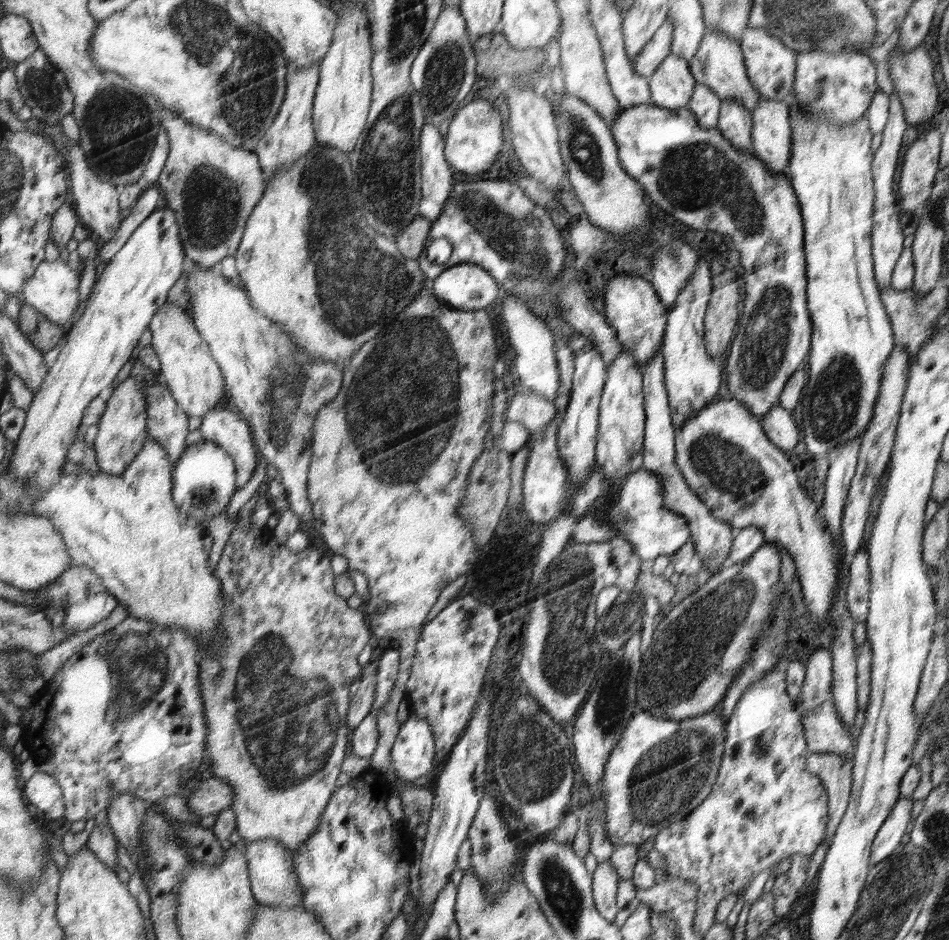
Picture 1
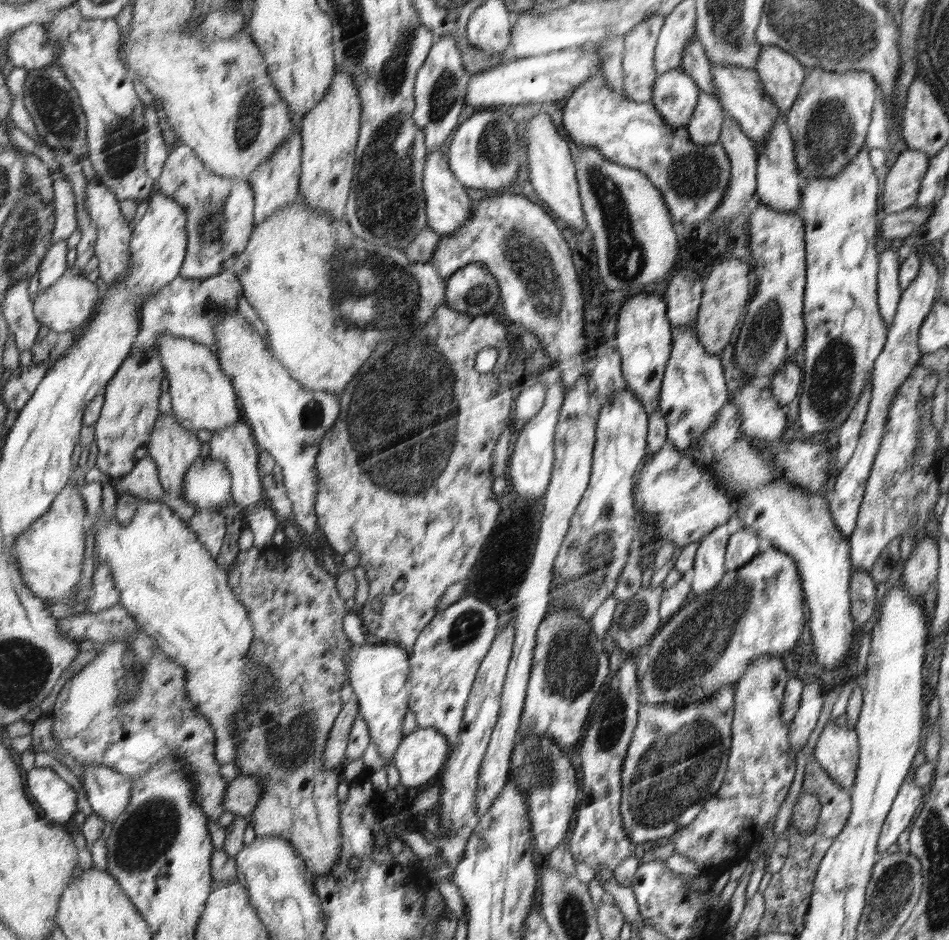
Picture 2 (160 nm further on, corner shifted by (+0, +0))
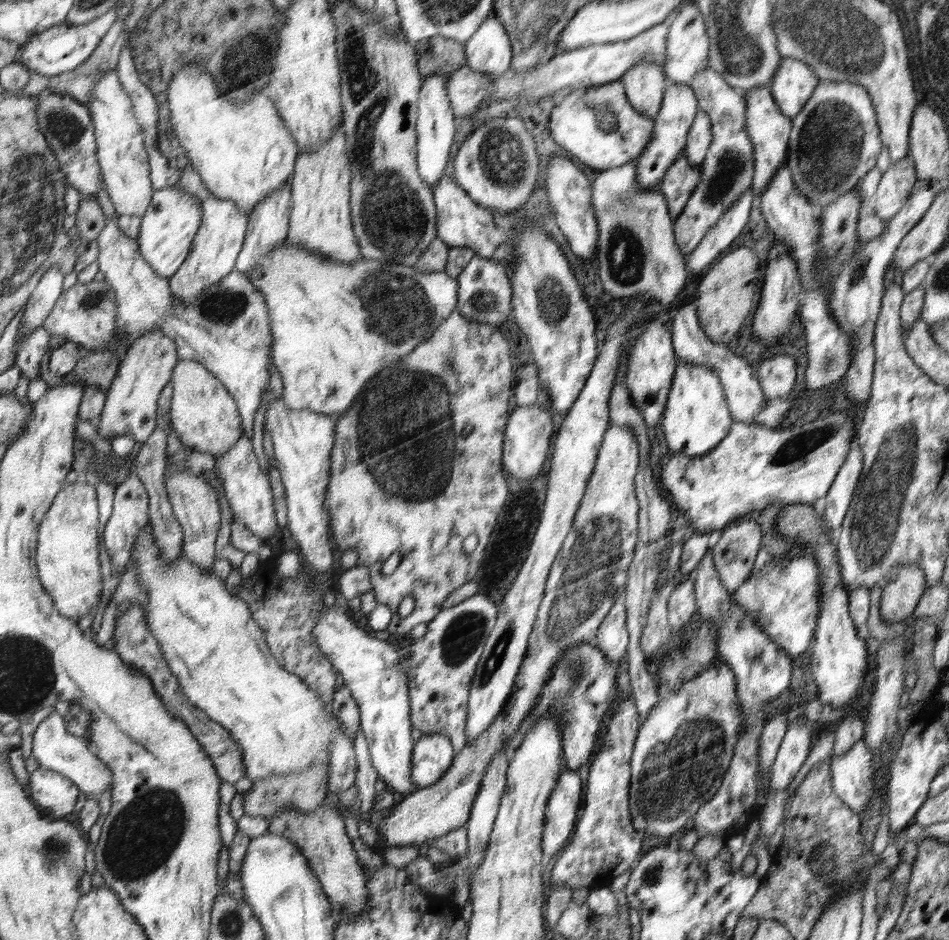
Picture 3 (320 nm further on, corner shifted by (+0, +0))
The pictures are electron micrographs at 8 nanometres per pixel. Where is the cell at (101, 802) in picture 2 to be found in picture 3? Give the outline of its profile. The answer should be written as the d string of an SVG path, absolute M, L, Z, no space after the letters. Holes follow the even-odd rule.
M54 711L43 719L37 726L33 734L32 756L42 767L58 772L73 780L77 787L86 794L87 800L99 800L102 794L112 790L113 772L107 763L104 763L99 756L94 753L85 738L74 736L68 731L65 718Z

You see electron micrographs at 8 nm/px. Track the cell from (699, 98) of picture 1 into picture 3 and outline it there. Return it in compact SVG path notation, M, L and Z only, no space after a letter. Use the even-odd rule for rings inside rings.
M699 110L687 134L684 153L692 166L701 166L712 142L712 122L710 117Z

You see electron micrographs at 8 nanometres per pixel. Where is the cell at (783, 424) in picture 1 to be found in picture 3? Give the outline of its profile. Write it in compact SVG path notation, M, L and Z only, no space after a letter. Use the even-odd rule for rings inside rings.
M681 301L673 318L673 350L676 352L676 358L690 365L711 368L718 375L723 386L733 422L752 423L752 419L763 409L762 404L766 401L760 381L755 376L755 368L733 354L726 345L716 344L705 335L699 324L695 305L694 301Z

